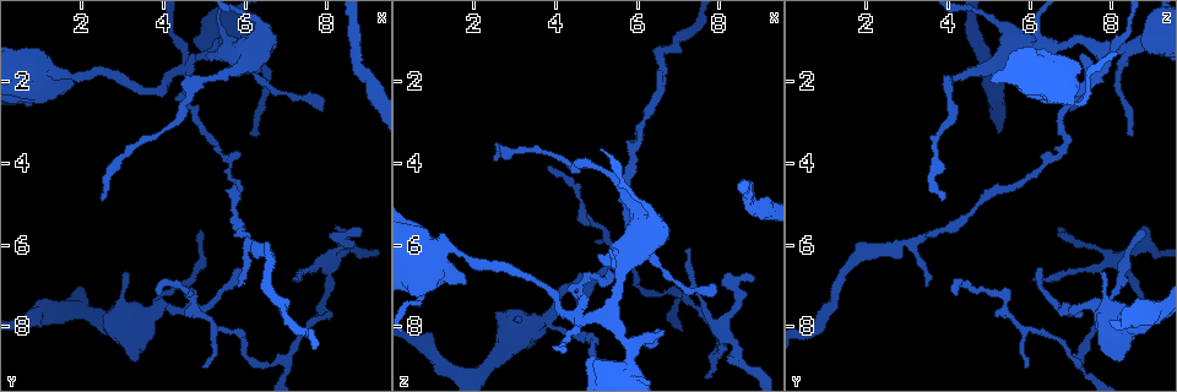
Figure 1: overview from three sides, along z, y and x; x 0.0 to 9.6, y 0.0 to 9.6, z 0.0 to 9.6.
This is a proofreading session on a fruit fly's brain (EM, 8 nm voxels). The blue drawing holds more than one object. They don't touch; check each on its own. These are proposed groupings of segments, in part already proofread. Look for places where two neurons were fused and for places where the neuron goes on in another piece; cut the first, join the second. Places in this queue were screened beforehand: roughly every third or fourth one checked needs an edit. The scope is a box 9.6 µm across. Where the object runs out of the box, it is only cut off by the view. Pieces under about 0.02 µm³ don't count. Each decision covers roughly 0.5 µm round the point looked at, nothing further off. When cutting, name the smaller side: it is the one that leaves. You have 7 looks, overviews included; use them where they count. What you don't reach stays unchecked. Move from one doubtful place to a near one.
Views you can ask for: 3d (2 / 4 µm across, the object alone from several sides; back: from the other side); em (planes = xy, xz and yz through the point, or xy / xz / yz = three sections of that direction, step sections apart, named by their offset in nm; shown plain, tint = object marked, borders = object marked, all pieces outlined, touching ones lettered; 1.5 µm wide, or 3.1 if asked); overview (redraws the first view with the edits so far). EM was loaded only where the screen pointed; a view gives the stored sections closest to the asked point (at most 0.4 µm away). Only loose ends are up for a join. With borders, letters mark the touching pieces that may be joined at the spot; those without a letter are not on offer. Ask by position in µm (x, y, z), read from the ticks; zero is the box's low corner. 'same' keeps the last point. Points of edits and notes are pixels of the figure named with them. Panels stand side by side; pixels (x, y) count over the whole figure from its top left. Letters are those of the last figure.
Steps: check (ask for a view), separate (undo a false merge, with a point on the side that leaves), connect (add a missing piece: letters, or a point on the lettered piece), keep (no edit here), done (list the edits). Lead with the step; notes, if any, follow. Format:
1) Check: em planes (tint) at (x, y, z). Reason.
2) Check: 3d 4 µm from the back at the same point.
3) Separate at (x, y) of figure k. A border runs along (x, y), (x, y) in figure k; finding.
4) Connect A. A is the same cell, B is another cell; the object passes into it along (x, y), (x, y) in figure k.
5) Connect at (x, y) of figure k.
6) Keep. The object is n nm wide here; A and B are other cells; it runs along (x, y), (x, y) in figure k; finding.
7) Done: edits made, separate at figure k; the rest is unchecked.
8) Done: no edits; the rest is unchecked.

Check: 3d 2 µm at (4.40, 1.70, 7.80). Four arms meet.

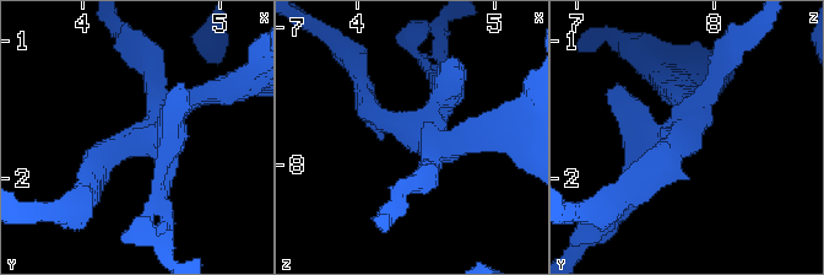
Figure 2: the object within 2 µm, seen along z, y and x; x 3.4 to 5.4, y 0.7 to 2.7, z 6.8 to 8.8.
Check: em planes (borders) at (4.42, 1.70, 7.76).

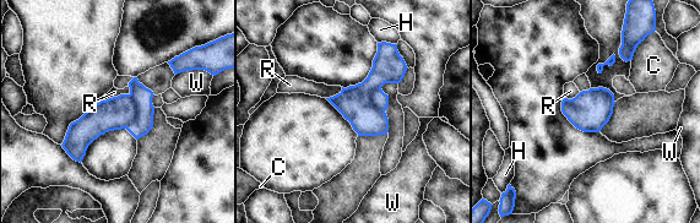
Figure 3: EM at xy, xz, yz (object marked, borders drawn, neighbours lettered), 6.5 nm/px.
Separate at (141, 97) of figure 3. The object is 260 nm wide here; the longest contact is with R, 260 nm; C, H, R and W are other cells; two neurons meet here.

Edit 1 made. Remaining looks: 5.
Check: overview. See it whole again.

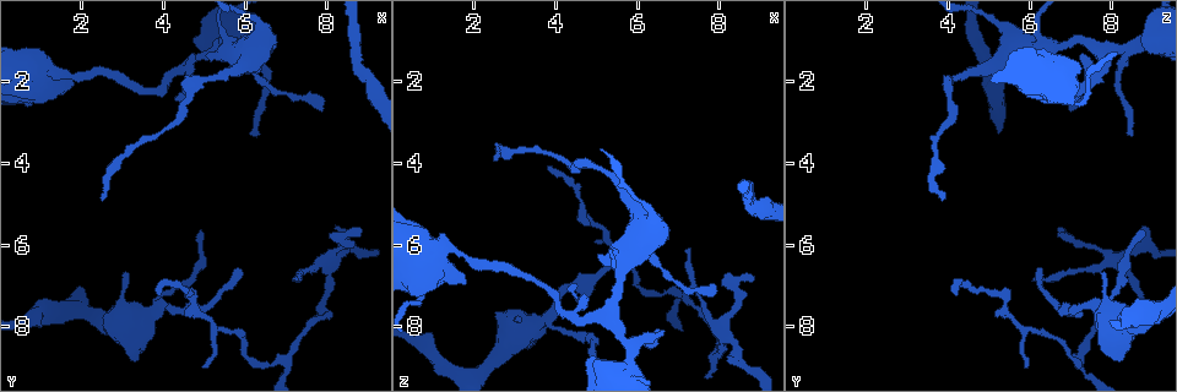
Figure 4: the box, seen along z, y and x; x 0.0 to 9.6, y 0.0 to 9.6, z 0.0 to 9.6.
Check: em planes (plain) at (8.20, 5.55, 8.75). Branch stops here.

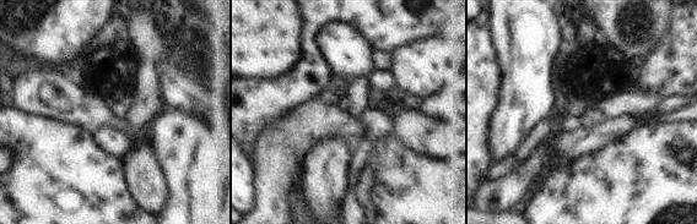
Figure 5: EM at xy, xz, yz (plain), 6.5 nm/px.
Check: em planes (borders) at the same point.

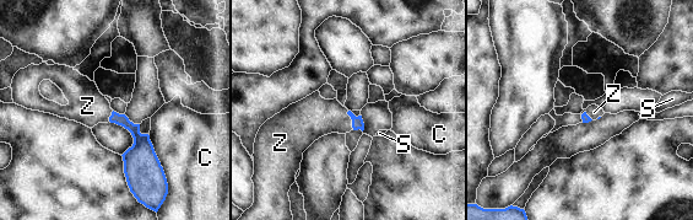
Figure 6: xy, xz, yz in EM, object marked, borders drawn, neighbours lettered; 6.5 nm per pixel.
Connect Z. The longest contact is with C, 320 nm; Z is the same cell, C and S are other cells; the object passes into it along (357, 122), (352, 121), (314, 117) in figure 6; it goes on there.

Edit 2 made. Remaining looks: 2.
Done: edits made, separate at figure 3, connect at figure 6; the rest is unchecked.

